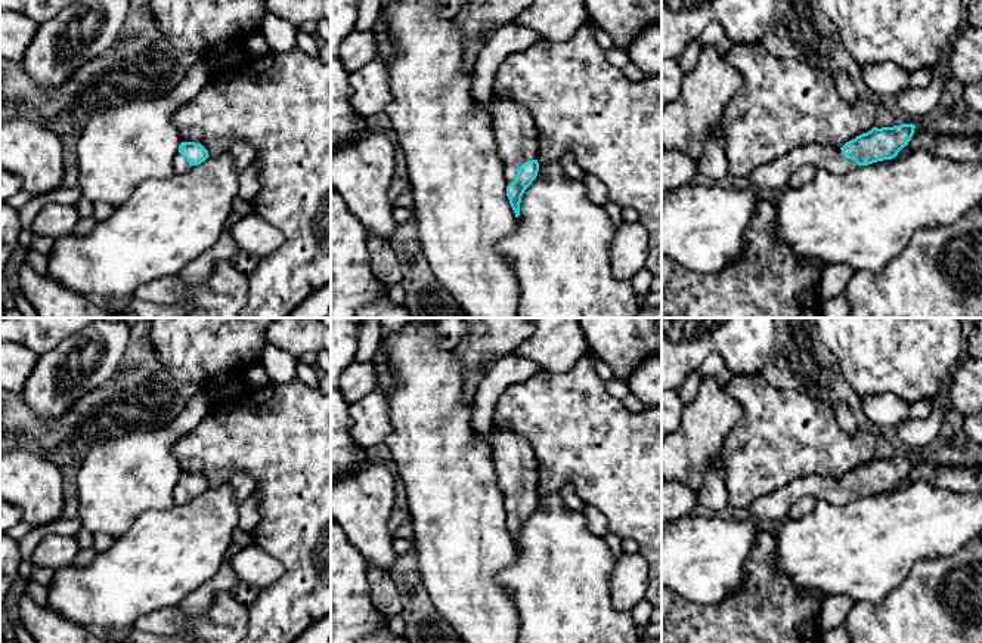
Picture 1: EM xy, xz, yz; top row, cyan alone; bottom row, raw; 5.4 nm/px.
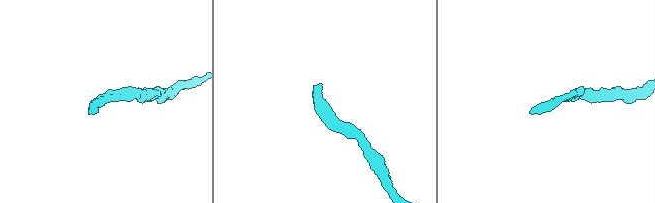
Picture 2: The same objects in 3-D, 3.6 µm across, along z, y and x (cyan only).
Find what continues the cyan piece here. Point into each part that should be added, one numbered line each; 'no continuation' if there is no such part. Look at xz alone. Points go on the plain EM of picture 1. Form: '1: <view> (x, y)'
1: xz (514, 460)

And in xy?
1: xy (179, 494)

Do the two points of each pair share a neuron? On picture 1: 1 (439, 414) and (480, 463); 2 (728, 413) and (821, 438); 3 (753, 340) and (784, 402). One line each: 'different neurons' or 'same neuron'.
1: same neuron
2: different neurons
3: different neurons

